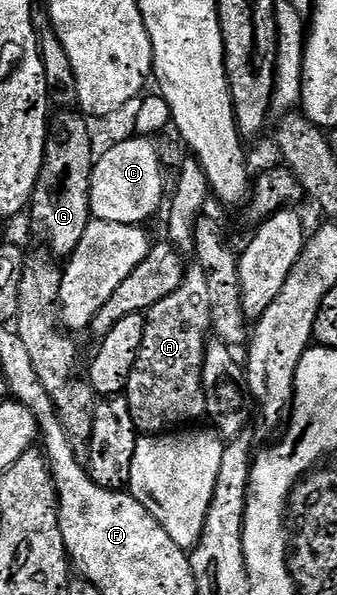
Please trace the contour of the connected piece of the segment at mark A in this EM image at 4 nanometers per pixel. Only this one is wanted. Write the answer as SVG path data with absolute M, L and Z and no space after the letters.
M199 268L189 269L166 300L147 311L140 355L130 372L126 397L130 416L141 435L163 434L185 424L196 424L207 412L201 390L204 349L212 330L209 287Z

